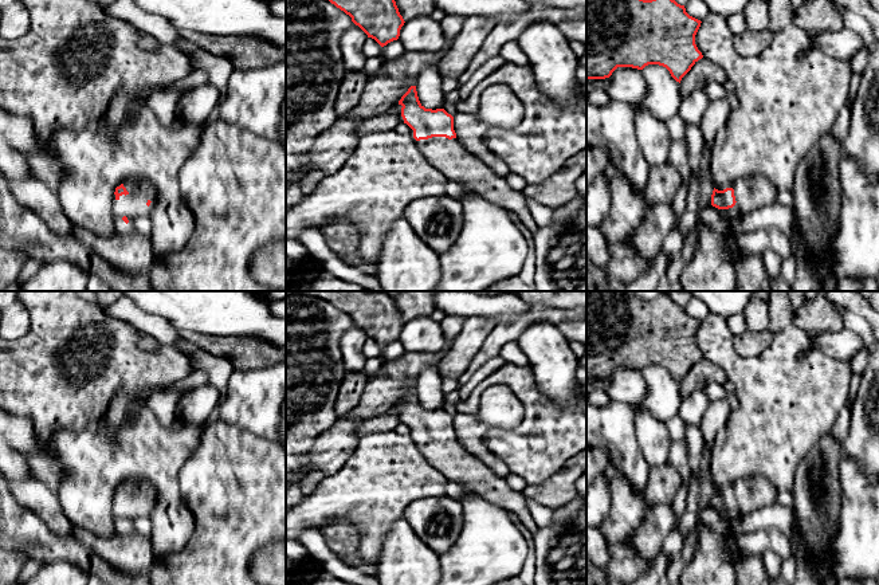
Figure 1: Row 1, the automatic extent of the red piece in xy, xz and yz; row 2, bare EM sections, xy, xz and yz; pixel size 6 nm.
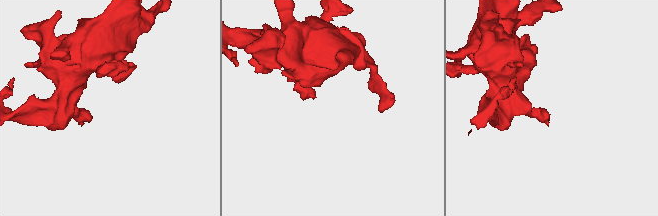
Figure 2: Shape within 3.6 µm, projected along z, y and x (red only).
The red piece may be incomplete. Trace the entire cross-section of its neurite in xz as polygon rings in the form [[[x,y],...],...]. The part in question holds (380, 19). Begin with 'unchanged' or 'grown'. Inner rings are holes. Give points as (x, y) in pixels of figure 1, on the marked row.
unchanged; [[[329,0],[381,47],[397,40],[404,19],[395,0]]]

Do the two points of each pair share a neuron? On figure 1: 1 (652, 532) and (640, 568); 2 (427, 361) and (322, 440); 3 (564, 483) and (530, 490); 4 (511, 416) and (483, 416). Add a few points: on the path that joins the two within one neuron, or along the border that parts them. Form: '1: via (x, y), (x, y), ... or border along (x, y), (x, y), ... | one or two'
1: via (643, 541), (640, 544), (640, 558) | one
2: via (401, 376), (348, 430) | one
3: via (556, 490), (538, 490) | one
4: via (505, 416), (490, 416) | one

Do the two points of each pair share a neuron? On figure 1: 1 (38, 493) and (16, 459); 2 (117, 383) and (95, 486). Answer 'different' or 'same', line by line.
1: same
2: same

